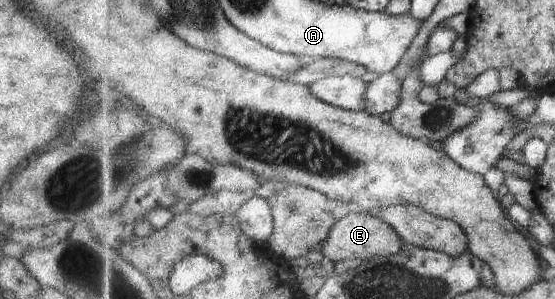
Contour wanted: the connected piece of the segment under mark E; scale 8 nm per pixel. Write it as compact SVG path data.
M360 212L357 214L348 214L344 218L336 221L335 226L329 232L327 240L320 244L318 252L328 259L335 261L344 261L344 259L361 259L367 262L376 256L393 256L399 254L405 249L403 237L383 219L374 214Z

